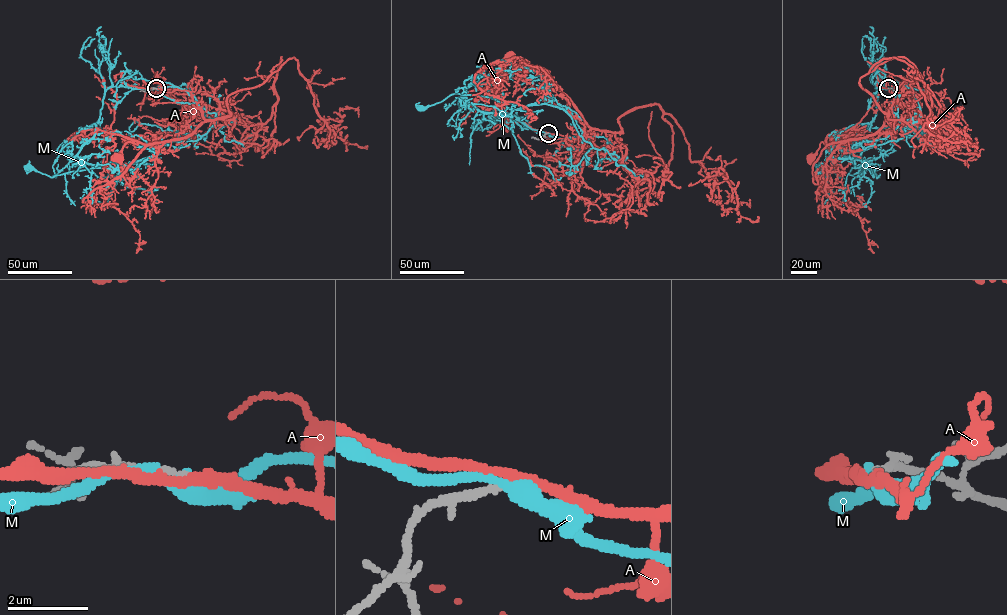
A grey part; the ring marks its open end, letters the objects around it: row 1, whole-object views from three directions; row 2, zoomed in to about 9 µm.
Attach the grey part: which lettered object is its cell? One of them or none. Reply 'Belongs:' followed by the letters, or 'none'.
Belongs: A

